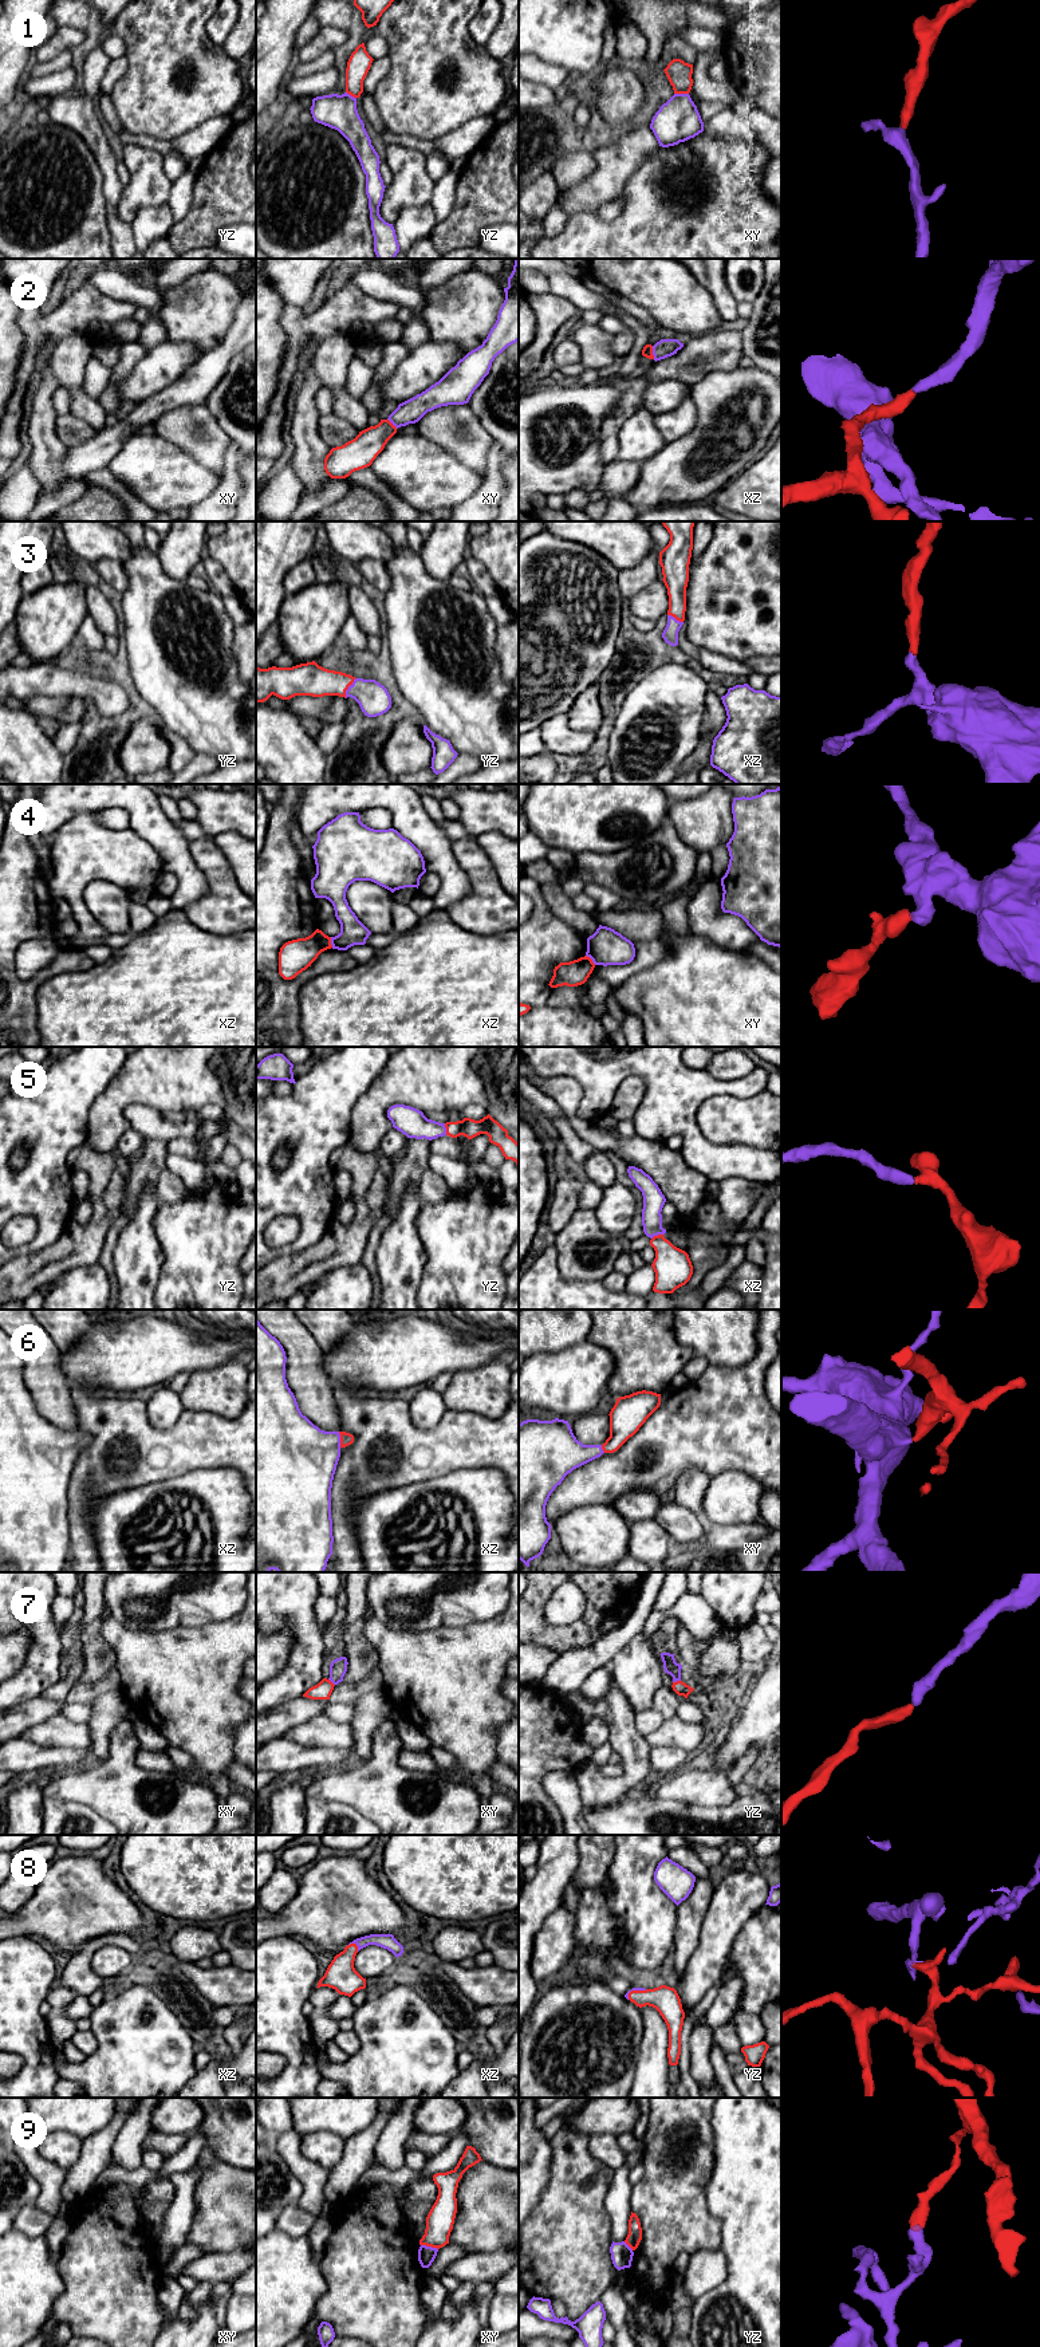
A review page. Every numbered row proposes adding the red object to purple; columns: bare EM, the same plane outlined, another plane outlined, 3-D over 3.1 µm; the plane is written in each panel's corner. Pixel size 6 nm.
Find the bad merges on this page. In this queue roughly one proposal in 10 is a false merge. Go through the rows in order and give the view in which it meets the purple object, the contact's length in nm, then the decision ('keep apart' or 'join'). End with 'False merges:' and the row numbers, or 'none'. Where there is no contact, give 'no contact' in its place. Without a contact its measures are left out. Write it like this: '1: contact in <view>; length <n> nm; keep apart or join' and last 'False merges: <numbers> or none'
1: contact in xy; length 90 nm; join
2: contact in xz; length 80 nm; join
3: contact in yz; length 140 nm; join
4: contact in xy; length 90 nm; keep apart
5: contact in yz; length 70 nm; join
6: contact in xz; length 100 nm; join
7: contact in yz; length 50 nm; join
8: contact in xz; length 80 nm; join
9: contact in xy; length 110 nm; keep apart
False merges: 4, 9

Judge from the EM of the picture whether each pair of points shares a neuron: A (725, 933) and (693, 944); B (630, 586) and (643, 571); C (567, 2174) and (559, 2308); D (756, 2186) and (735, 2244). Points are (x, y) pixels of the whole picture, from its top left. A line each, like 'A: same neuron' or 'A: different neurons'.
A: different neurons
B: same neuron
C: different neurons
D: same neuron

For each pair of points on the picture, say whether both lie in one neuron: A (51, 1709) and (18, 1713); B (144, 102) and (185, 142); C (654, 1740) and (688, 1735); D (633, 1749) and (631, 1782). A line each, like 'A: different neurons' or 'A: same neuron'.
A: same neuron
B: different neurons
C: same neuron
D: same neuron

